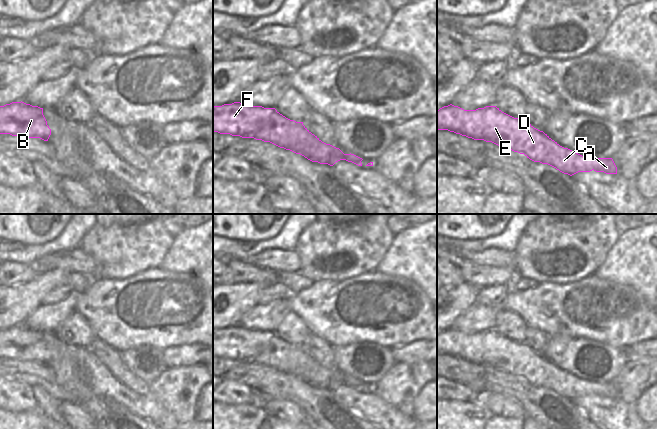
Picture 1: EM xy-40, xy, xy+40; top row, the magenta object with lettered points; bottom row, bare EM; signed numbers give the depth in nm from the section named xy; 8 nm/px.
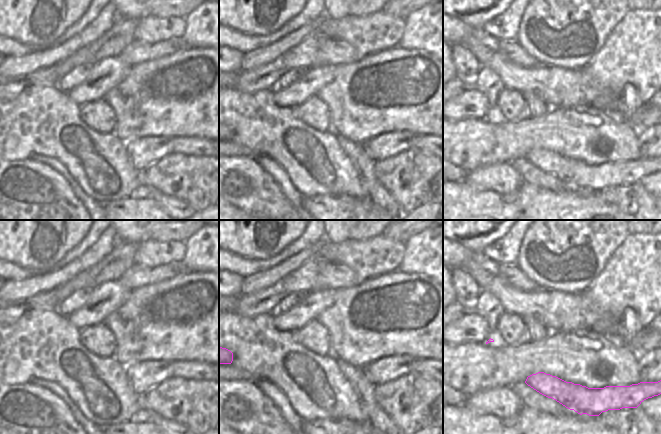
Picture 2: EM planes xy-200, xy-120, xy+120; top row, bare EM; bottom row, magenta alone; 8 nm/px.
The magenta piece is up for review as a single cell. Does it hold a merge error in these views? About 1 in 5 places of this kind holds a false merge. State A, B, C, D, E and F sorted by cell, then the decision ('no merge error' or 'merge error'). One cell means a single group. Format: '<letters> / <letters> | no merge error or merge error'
A B C D E F | no merge error

